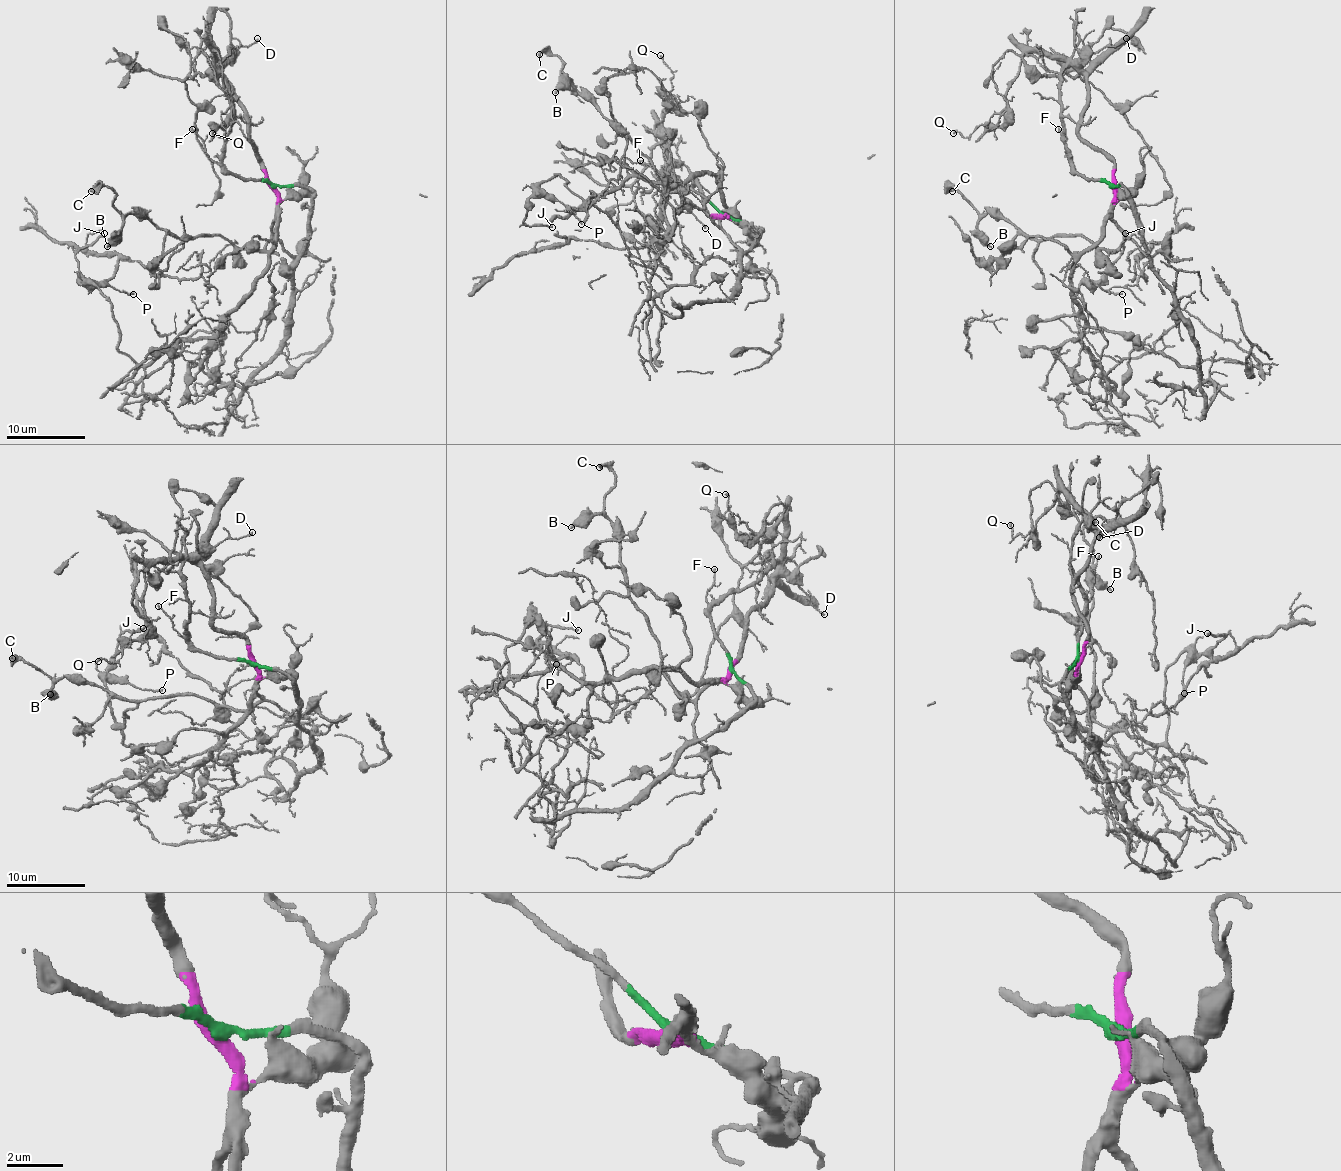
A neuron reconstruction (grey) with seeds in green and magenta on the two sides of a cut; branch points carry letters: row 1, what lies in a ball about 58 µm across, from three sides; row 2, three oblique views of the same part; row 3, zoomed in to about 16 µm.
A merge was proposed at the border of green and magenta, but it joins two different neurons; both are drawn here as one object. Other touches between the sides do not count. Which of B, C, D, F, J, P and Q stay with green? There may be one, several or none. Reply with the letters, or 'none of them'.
F, Q

